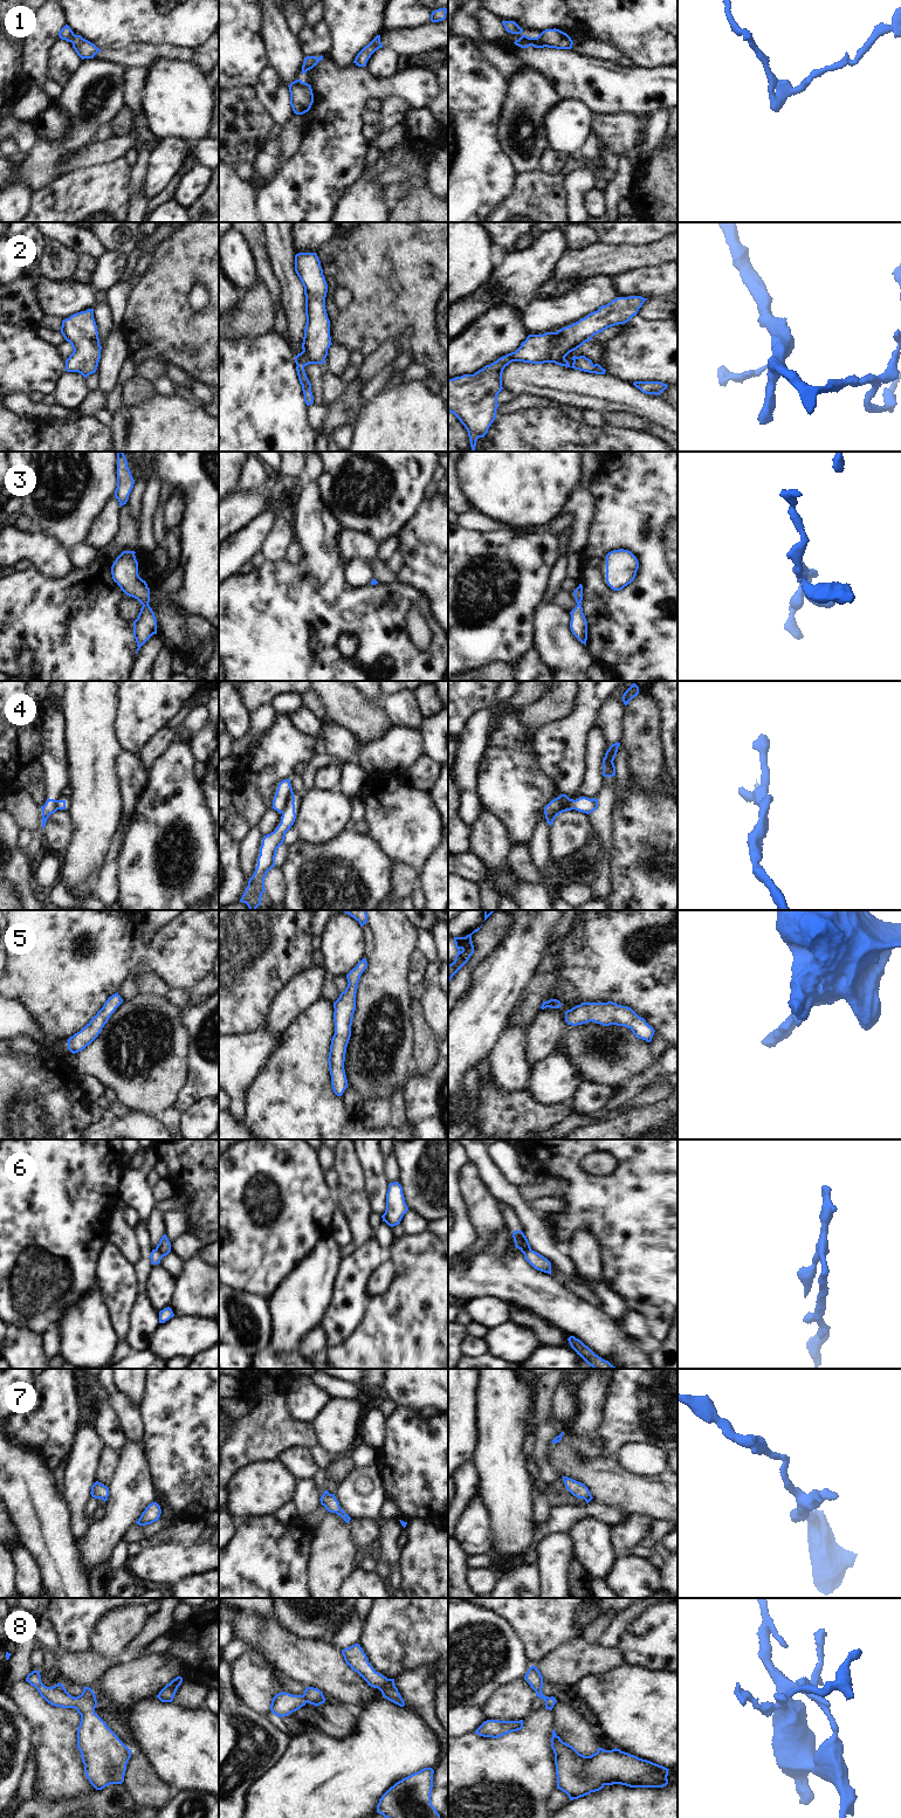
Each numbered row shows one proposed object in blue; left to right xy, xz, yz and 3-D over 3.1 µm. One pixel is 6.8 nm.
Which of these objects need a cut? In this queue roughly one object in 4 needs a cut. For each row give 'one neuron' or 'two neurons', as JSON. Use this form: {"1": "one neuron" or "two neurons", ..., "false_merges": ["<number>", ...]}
{"1": "one neuron", "2": "one neuron", "3": "one neuron", "4": "two neurons", "5": "one neuron", "6": "two neurons", "7": "one neuron", "8": "one neuron", "false_merges": ["4", "6"]}

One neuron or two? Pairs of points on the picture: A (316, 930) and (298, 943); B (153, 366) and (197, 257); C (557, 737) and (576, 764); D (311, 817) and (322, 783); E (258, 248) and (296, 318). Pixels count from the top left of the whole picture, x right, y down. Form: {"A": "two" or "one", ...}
{"A": "two", "B": "two", "C": "one", "D": "two", "E": "two"}

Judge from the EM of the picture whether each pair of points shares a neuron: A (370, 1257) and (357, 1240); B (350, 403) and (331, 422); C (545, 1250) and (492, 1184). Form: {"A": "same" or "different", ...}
{"A": "different", "B": "same", "C": "same"}

